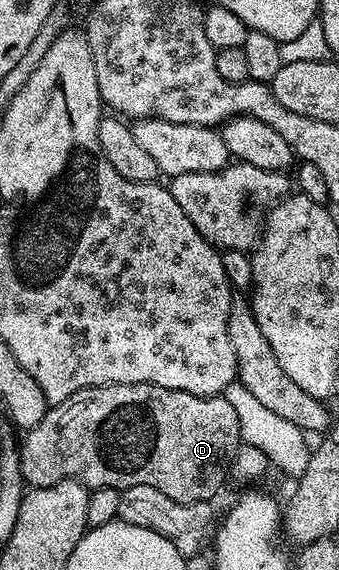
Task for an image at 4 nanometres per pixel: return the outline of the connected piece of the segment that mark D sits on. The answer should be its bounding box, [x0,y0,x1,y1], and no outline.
[19,384,243,504]

